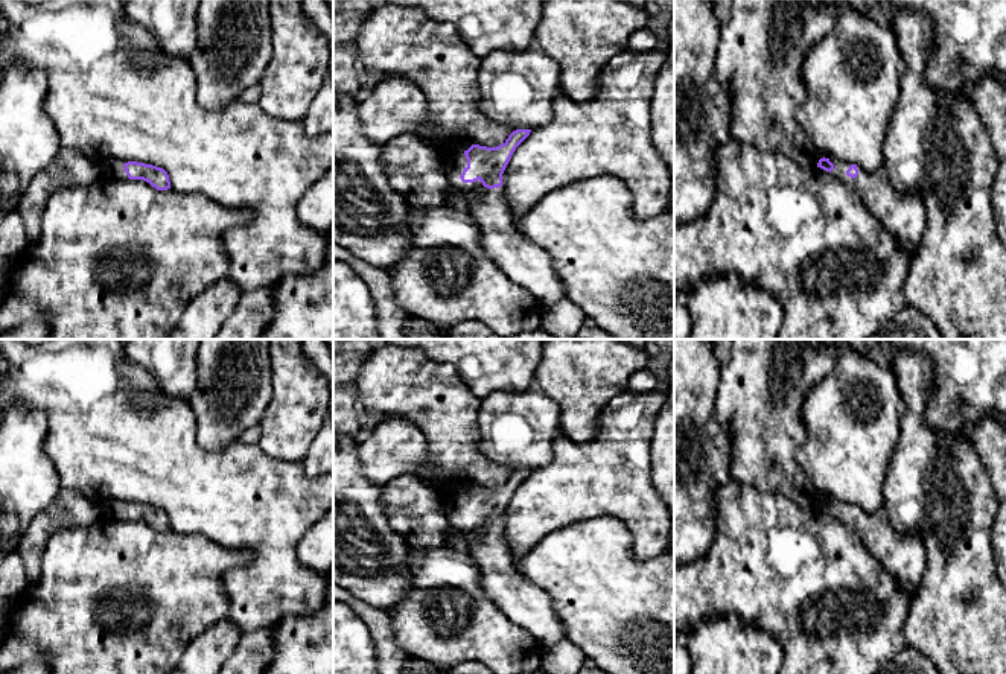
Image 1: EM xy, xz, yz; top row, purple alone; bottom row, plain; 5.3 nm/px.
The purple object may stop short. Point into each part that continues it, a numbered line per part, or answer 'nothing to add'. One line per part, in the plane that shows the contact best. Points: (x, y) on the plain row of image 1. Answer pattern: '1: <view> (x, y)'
1: xz (524, 603)

